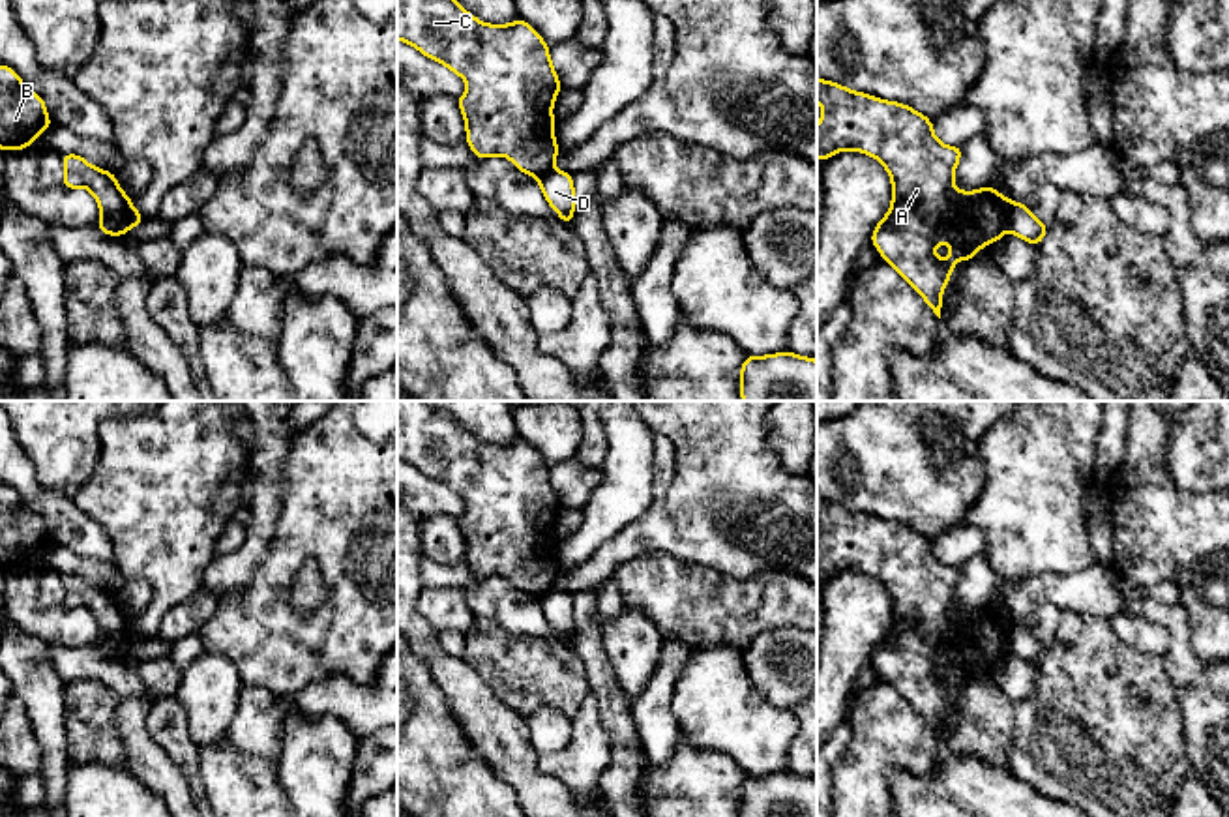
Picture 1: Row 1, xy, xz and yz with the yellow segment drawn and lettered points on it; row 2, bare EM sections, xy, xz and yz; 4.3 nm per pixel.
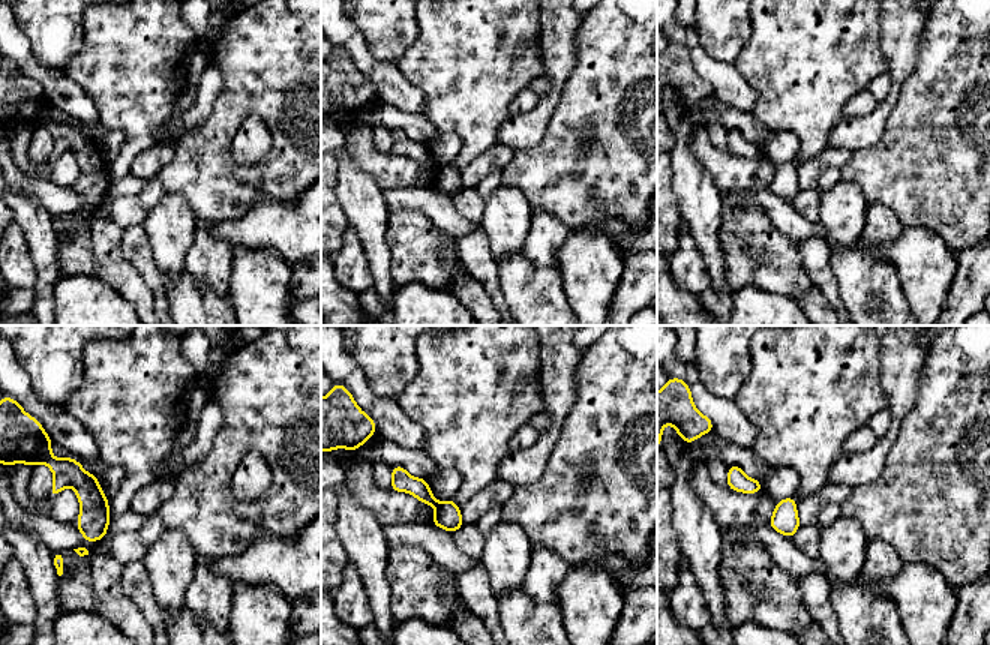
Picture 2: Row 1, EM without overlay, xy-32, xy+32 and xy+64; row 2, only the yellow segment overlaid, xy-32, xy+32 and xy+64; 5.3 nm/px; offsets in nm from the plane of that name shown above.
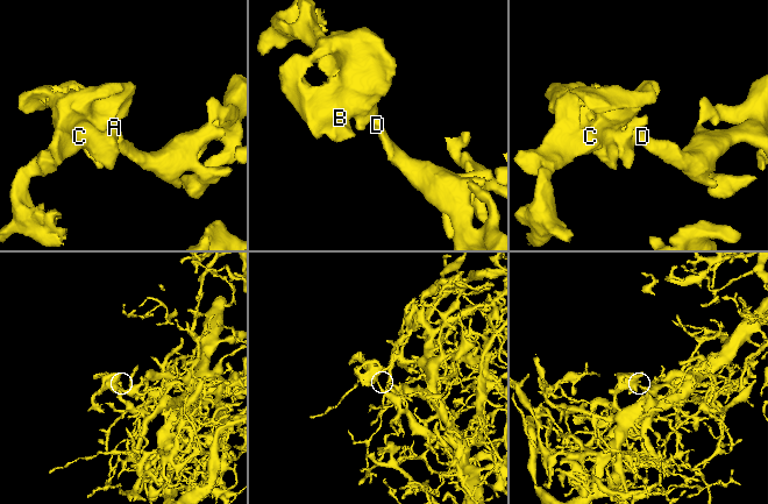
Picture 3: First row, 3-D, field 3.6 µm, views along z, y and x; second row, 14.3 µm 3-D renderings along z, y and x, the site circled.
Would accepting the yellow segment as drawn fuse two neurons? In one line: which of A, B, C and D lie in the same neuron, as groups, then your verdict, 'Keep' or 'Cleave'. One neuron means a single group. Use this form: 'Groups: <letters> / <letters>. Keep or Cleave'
Groups: A B C / D. Cleave

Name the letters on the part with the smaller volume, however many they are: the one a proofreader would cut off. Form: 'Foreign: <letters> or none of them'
Foreign: A, B, C

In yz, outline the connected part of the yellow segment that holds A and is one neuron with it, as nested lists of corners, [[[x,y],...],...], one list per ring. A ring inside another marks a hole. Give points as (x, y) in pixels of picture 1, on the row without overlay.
[[[819,497],[817,521],[822,528],[817,543],[817,579],[824,583],[837,572],[854,570],[882,583],[892,598],[892,624],[877,643],[871,663],[881,671],[882,680],[907,699],[940,738],[942,710],[955,682],[959,678],[970,682],[978,669],[1000,661],[1010,618],[999,615],[993,603],[976,611],[959,611],[954,605],[954,592],[961,579],[961,566],[942,564],[933,553],[931,540],[912,527],[852,512]],[[937,663],[948,663],[952,675],[937,678],[933,673]]]

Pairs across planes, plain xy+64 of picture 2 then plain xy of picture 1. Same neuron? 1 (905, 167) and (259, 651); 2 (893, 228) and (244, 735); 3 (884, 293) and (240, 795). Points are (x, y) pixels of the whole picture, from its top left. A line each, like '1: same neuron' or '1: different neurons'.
1: same neuron
2: same neuron
3: same neuron

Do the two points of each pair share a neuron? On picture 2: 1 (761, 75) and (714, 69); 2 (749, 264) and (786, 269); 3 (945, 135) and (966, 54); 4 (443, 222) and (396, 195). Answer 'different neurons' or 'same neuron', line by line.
1: different neurons
2: same neuron
3: same neuron
4: same neuron

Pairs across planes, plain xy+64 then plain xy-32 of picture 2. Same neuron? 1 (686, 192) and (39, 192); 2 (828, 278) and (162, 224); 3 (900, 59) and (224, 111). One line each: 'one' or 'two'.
1: two
2: two
3: two

